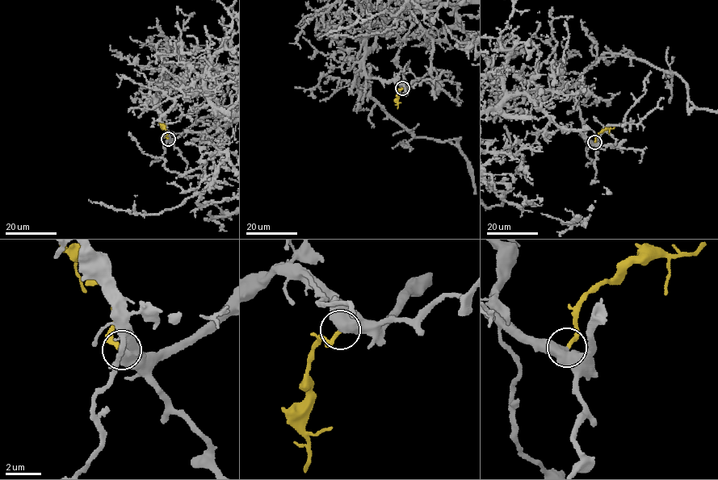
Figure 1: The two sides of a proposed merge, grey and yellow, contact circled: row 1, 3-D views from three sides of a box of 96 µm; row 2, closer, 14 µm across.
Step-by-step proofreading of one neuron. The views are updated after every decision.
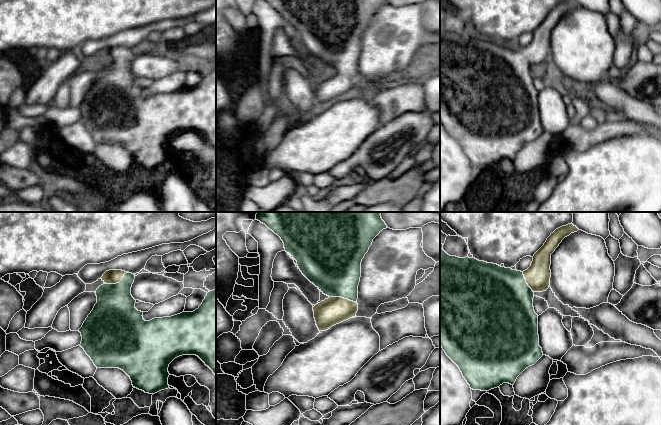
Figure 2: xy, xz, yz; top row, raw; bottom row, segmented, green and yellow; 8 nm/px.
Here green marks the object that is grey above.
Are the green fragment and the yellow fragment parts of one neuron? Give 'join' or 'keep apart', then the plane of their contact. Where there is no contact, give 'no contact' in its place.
join | xy

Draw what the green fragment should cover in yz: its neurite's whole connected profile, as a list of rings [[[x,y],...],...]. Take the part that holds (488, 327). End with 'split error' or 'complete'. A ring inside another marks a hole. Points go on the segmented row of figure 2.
[[[568,224],[556,229],[547,238],[544,245],[534,254],[531,266],[523,272],[501,267],[497,264],[479,261],[475,258],[450,256],[443,249],[440,249],[440,345],[446,355],[459,367],[471,389],[489,391],[499,387],[503,383],[514,385],[517,377],[526,368],[534,365],[543,356],[542,348],[539,346],[538,315],[535,313],[533,307],[534,293],[543,292],[549,288],[551,277],[551,254],[565,237],[569,236],[571,233],[577,232],[578,230],[579,229],[573,224]]]; split error

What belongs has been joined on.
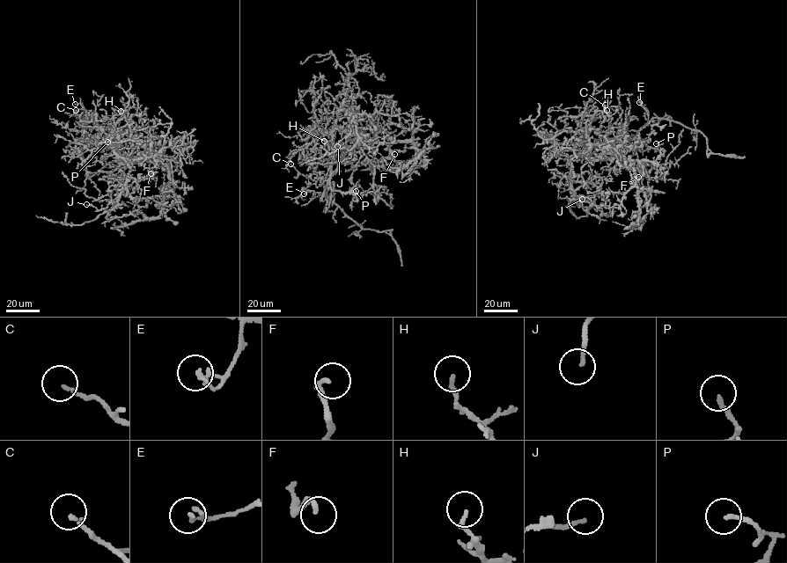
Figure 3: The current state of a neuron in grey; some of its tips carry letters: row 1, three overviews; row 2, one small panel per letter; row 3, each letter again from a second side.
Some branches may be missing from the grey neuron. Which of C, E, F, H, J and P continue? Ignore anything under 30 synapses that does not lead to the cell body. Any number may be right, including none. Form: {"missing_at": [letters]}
{"missing_at": []}

